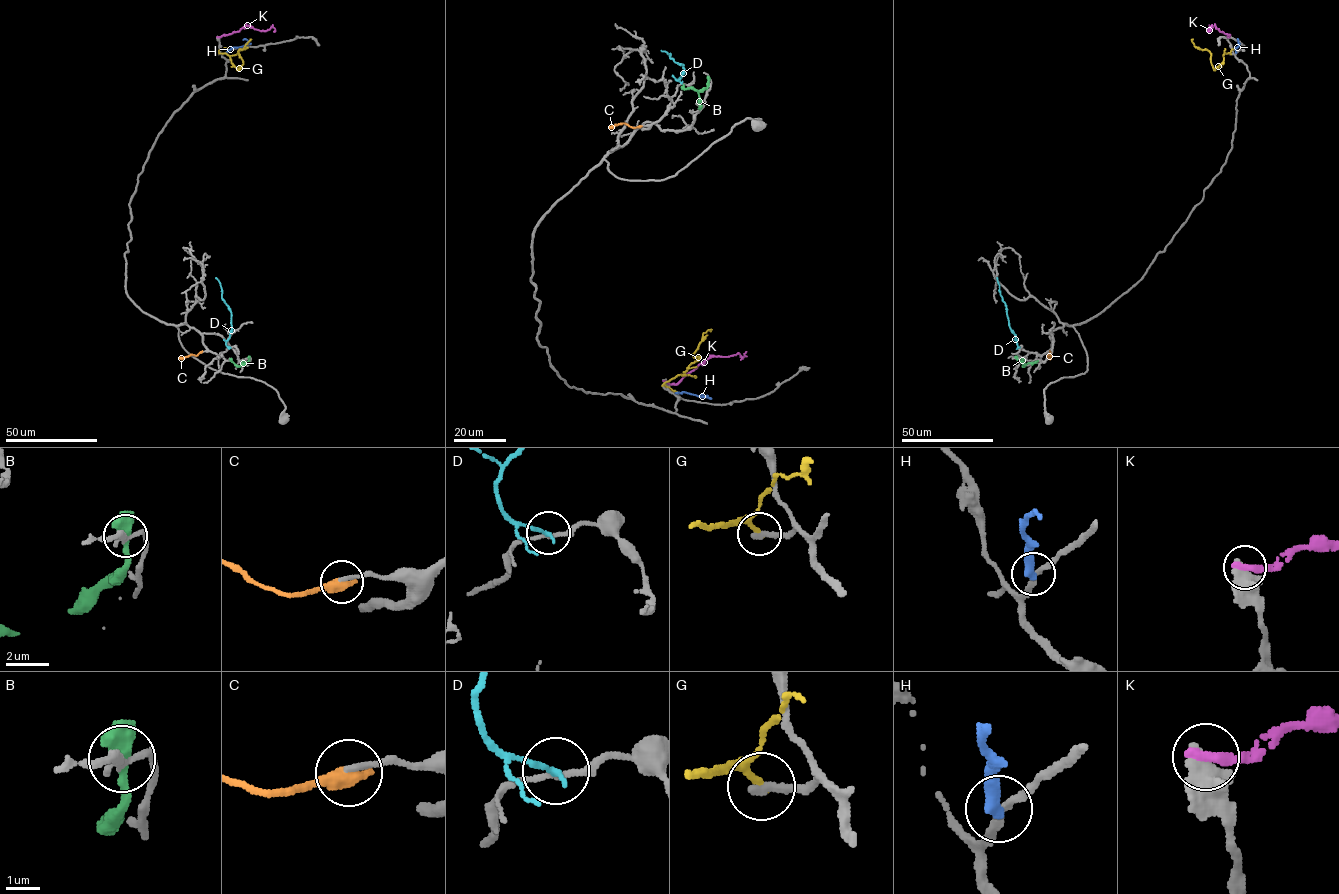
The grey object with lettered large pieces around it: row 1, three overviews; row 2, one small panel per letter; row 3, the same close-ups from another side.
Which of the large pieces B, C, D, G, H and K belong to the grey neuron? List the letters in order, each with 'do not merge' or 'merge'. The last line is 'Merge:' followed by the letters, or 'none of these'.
B: do not merge
C: do not merge
D: do not merge
G: do not merge
H: do not merge
K: do not merge
Merge: none of these

